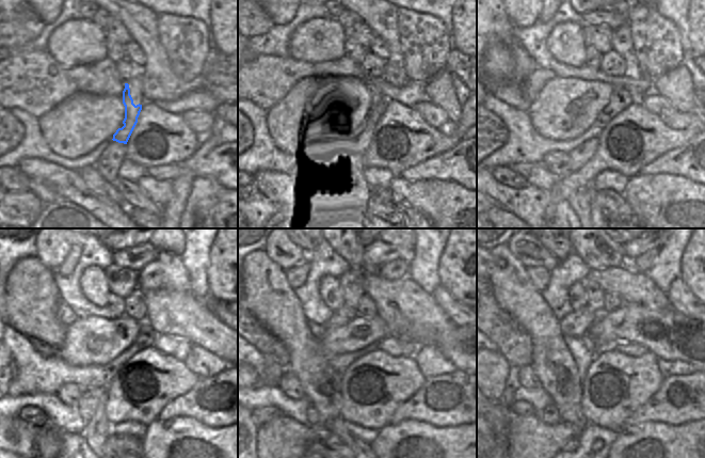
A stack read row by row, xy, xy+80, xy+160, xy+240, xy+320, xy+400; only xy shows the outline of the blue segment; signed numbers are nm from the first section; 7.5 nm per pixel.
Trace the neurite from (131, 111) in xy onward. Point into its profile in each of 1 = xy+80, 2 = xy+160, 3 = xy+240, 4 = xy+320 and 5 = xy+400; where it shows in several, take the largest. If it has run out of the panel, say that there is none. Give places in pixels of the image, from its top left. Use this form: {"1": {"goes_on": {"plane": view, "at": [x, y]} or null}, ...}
{"1": {"goes_on": {"plane": "xy+80", "at": [364, 133]}}, "2": {"goes_on": {"plane": "xy+160", "at": [580, 156]}}, "3": {"goes_on": {"plane": "xy+240", "at": [97, 430]}}, "4": {"goes_on": {"plane": "xy+320", "at": [268, 296]}}, "5": {"goes_on": {"plane": "xy+400", "at": [553, 363]}}}

